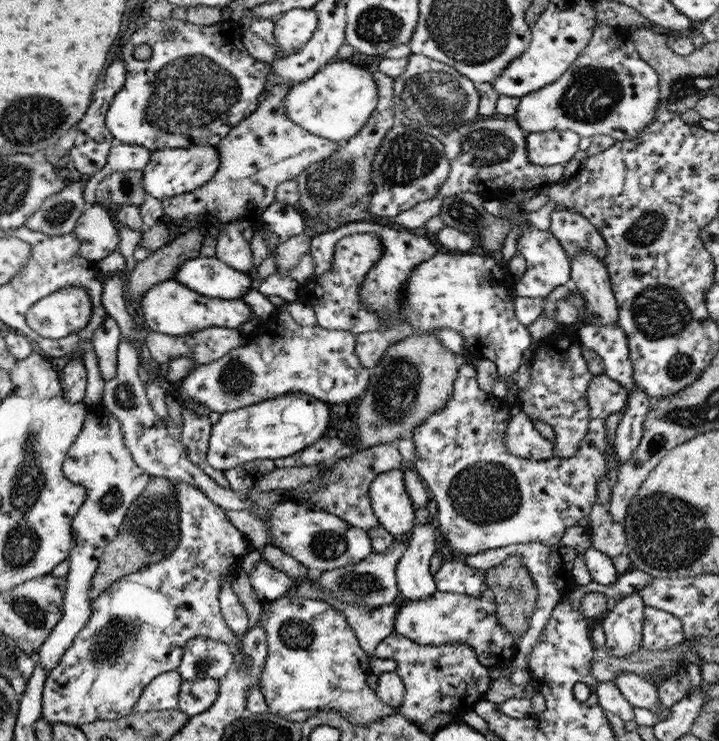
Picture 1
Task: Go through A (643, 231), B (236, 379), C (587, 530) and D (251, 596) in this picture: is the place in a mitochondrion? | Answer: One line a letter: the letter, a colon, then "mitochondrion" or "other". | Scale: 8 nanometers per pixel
A: mitochondrion
B: mitochondrion
C: other
D: other

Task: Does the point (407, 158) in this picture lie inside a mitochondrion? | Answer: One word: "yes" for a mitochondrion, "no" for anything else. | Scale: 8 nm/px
yes

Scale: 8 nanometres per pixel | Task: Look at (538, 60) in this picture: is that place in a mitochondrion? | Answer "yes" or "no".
no

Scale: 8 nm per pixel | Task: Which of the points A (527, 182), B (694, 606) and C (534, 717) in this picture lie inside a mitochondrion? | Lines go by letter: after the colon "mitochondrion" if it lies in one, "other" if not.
A: other
B: other
C: other

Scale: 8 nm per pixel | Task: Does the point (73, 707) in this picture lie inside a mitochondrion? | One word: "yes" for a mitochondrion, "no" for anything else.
no

